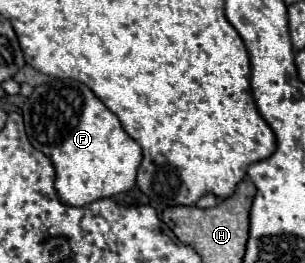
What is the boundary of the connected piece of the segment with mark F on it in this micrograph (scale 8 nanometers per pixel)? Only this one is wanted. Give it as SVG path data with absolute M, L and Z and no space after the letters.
M53 79L47 85L35 87L33 95L25 101L21 113L25 119L29 143L45 157L49 157L55 167L55 191L61 203L83 207L97 199L113 197L135 187L135 175L141 163L141 147L123 131L119 119L115 119L115 115L111 115L111 111L103 107L103 103L93 95L87 85L73 79Z

